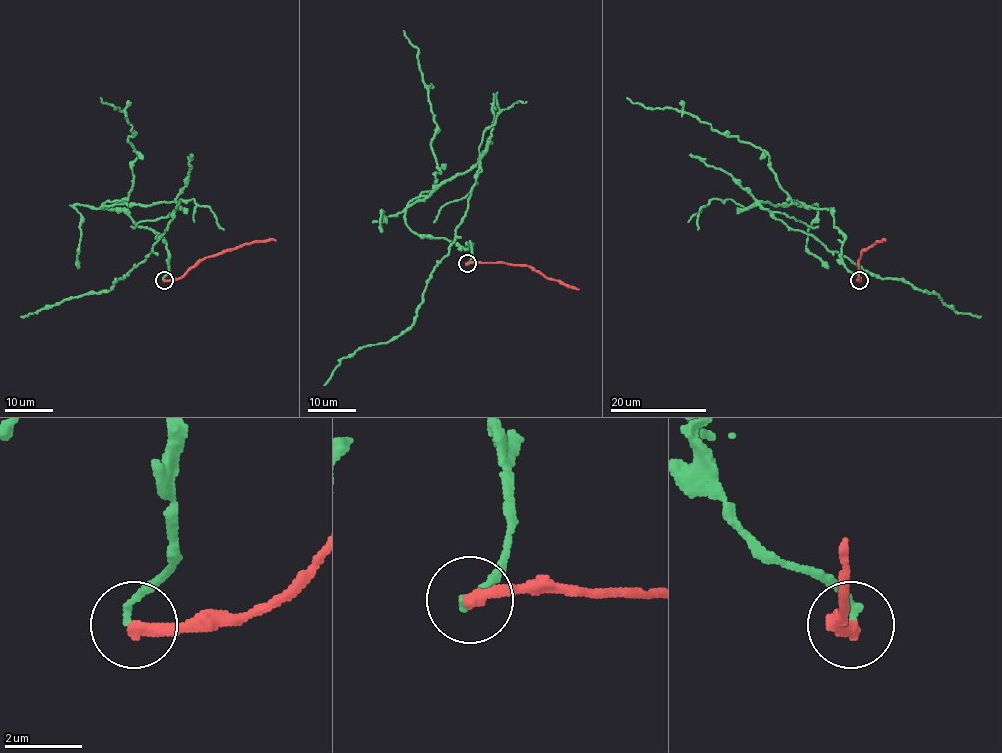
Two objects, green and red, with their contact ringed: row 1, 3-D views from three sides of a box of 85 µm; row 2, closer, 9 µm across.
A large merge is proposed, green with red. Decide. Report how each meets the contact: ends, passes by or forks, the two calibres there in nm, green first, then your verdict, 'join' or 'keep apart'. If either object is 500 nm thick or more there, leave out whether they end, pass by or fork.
green ends; red ends; calibres 180 and 360 nm; keep apart

